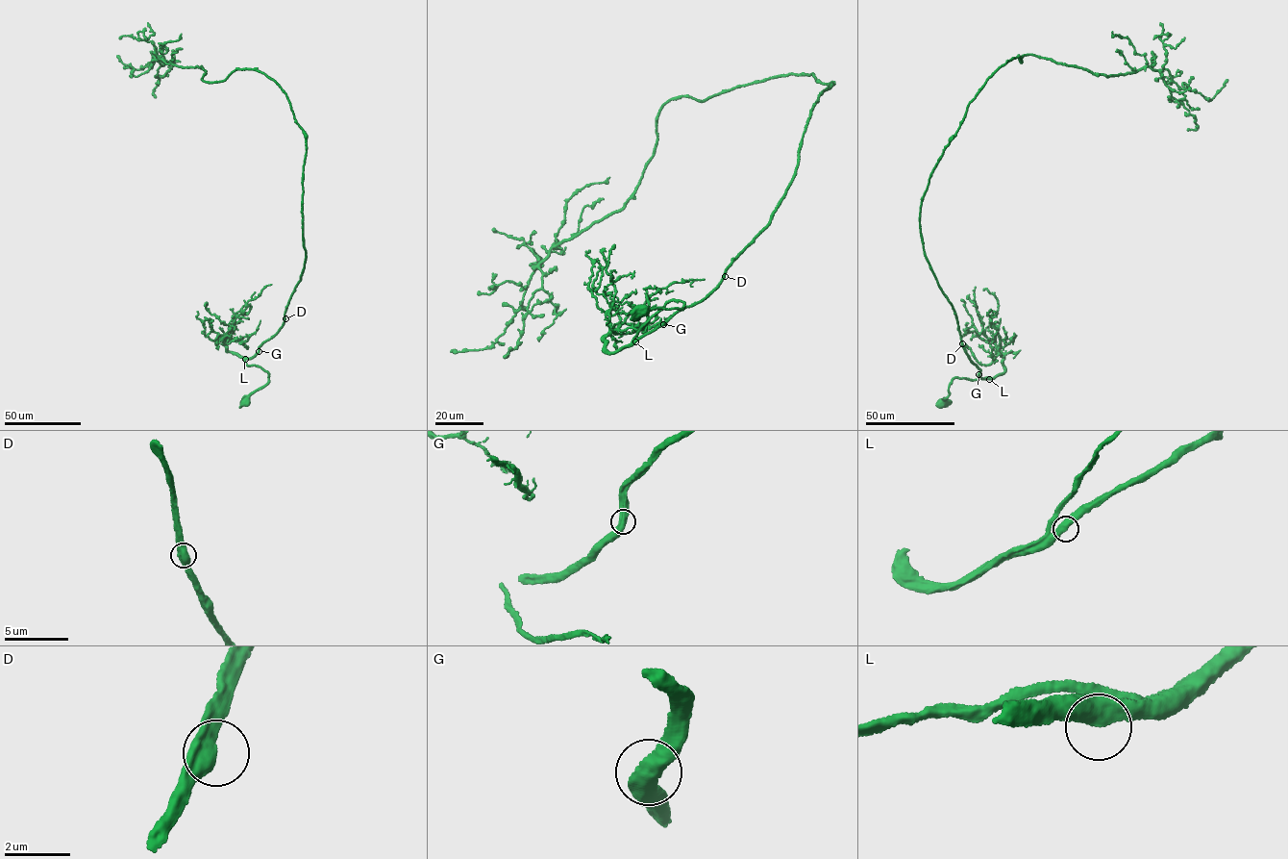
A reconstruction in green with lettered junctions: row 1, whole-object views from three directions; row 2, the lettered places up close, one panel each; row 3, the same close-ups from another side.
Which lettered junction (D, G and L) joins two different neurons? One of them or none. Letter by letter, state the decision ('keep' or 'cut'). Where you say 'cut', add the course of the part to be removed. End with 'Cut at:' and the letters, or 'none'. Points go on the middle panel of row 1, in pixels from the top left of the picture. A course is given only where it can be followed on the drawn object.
D: keep
G: keep
L: keep
Cut at: none

